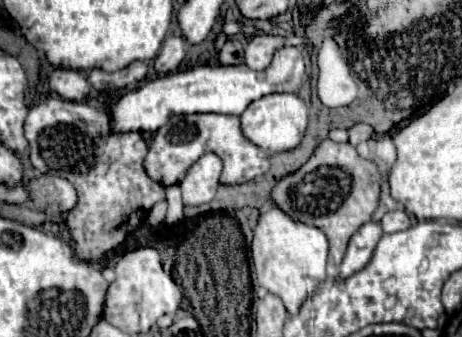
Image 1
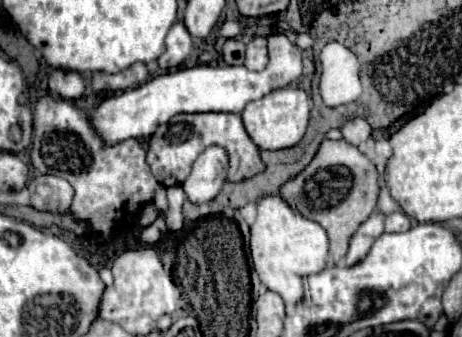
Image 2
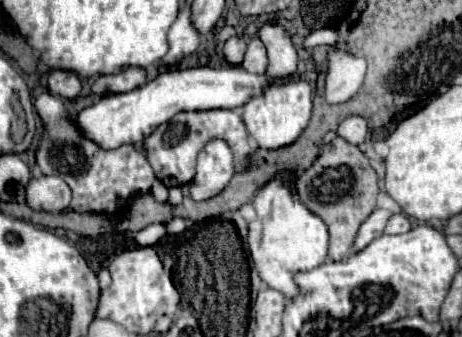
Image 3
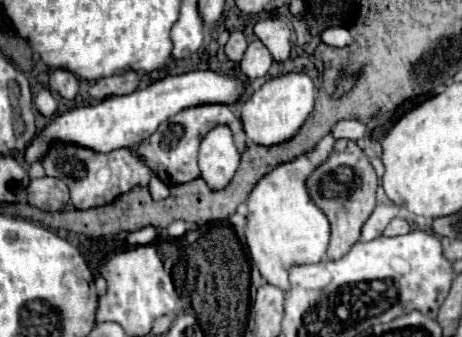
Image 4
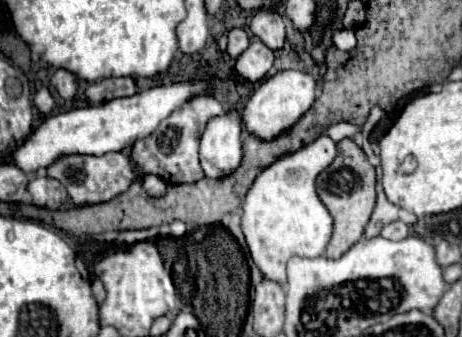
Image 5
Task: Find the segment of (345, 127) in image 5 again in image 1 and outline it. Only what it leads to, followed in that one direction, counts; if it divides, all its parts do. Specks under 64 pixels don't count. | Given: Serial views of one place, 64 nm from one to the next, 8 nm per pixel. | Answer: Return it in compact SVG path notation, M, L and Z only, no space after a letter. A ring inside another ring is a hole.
M354 124L348 128L348 142L352 146L358 146L360 142L366 142L370 136L374 134L372 126L366 126L366 124ZM370 132L370 134L368 134Z

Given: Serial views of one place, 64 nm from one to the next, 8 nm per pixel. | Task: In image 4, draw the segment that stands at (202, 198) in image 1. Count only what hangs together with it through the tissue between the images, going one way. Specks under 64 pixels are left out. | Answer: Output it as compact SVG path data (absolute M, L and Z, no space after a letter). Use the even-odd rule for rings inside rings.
M214 126L202 140L198 152L198 166L202 178L210 188L224 188L232 180L240 164L240 152L234 144L234 134L230 126Z

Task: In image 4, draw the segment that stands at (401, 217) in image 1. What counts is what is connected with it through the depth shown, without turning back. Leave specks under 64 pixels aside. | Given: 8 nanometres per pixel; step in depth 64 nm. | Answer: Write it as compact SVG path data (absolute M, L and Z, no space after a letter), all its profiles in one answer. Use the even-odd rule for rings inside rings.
M394 218L386 230L384 230L384 236L402 236L402 234L408 234L410 232L410 226L406 220L400 220L400 218Z

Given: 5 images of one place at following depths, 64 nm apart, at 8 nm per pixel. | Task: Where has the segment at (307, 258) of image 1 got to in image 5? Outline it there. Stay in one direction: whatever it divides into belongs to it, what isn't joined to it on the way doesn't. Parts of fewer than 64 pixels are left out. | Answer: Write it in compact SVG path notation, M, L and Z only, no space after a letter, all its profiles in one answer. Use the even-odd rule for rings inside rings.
M318 136L296 152L280 156L254 180L242 202L242 232L254 264L268 280L286 282L286 262L292 256L320 256L332 236L332 216L316 192L316 178L336 158L336 142Z

